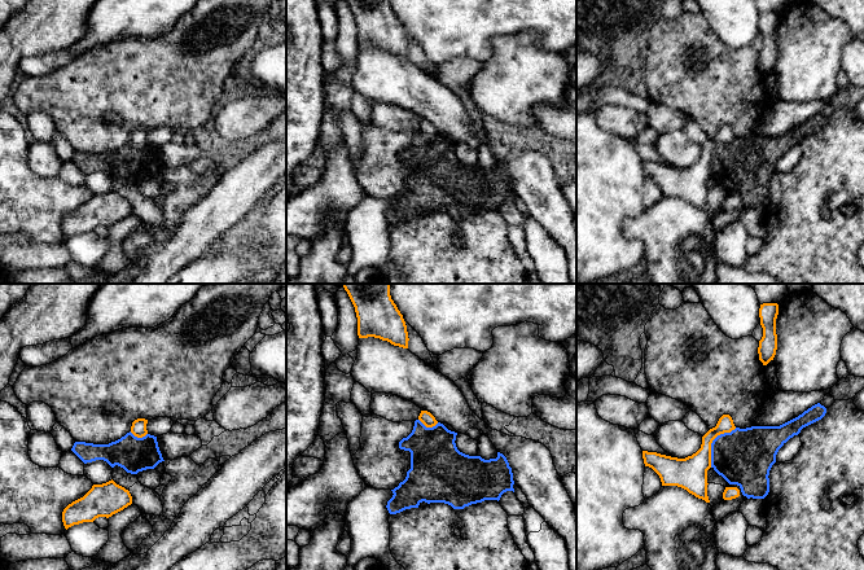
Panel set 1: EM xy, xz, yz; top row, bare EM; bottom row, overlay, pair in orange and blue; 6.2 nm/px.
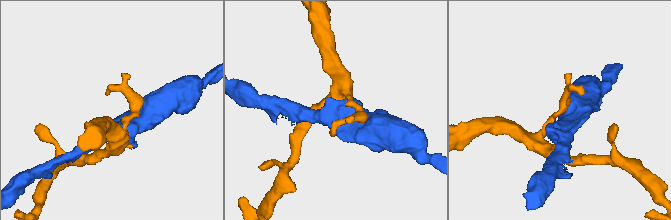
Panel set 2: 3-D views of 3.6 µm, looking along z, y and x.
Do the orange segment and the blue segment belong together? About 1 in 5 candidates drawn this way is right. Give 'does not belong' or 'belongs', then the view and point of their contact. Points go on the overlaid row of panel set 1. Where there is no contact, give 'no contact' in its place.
does not belong | yz (711, 442)

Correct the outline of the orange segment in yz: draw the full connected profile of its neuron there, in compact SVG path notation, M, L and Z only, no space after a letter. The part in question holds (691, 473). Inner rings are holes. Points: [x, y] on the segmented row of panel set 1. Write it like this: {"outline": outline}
{"outline": "M723 415L716 426L702 437L701 448L685 459L671 457L657 452L642 451L645 466L652 468L661 478L662 486L677 486L698 499L710 503L707 496L707 470L711 468L711 443L736 426L729 415Z"}

